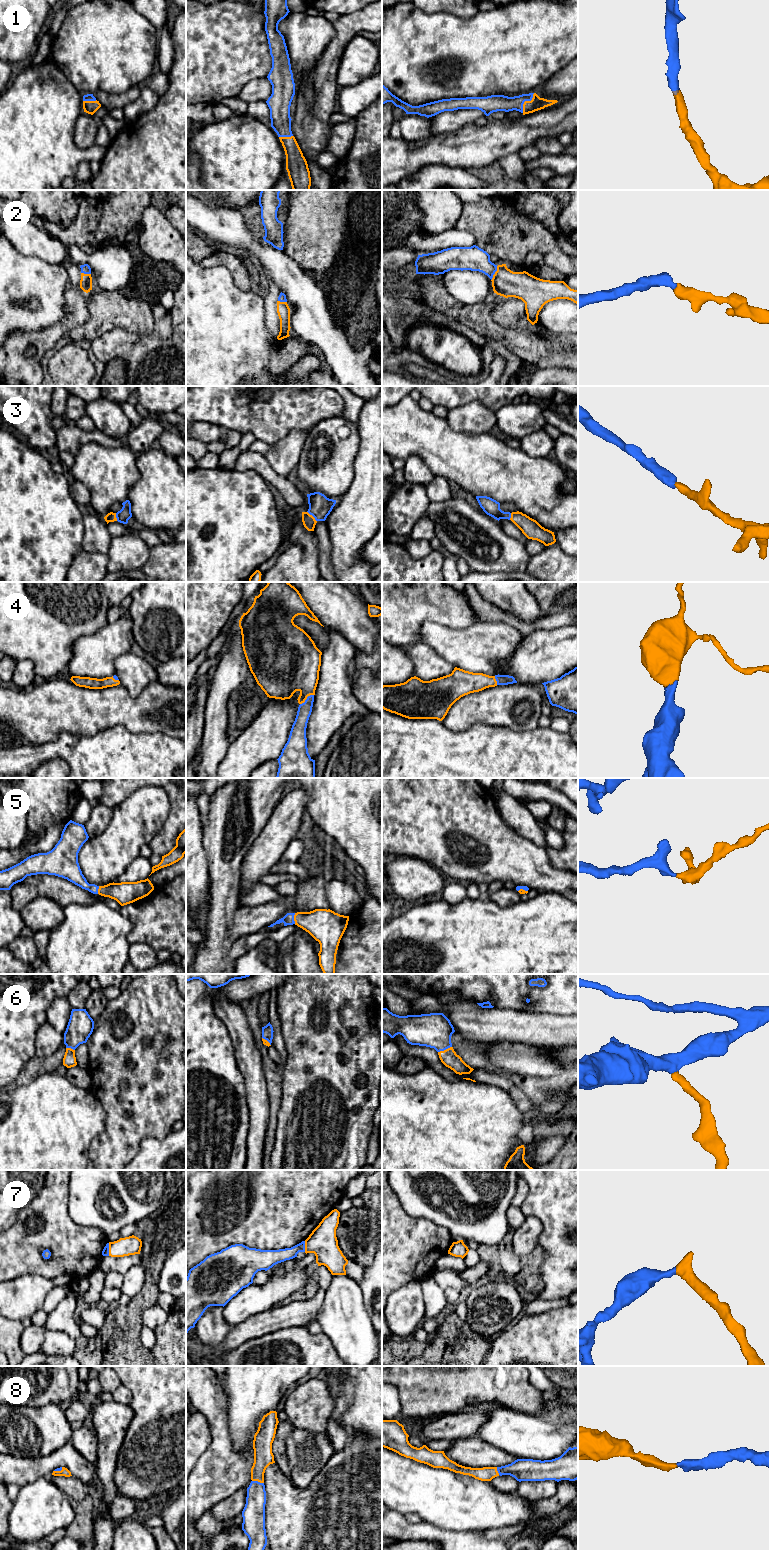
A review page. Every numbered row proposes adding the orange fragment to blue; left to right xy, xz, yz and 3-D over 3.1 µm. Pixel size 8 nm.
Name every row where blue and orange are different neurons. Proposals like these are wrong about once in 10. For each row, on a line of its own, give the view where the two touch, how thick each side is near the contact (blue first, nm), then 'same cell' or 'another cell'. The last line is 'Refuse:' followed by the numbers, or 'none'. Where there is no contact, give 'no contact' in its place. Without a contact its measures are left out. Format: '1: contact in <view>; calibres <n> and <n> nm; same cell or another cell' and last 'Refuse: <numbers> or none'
1: contact in yz; calibres 140 and 110 nm; same cell
2: contact in yz; calibres 200 and 220 nm; same cell
3: contact in xz; calibres 180 and 110 nm; same cell
4: contact in xz; calibres 120 and 360 nm; same cell
5: contact in xz; calibres 90 and 260 nm; same cell
6: contact in yz; calibres 280 and 140 nm; same cell
7: contact in xy; calibres 60 and 150 nm; same cell
8: contact in xz; calibres 180 and 160 nm; same cell
Refuse: none

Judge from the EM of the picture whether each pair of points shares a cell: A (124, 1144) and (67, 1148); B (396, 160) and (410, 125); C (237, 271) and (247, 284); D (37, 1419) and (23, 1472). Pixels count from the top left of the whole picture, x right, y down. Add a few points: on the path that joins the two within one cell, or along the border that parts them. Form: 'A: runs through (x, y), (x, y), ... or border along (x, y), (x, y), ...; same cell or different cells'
A: border along (104, 1127), (92, 1140), (88, 1159); different cells
B: border along (400, 137), (408, 142), (427, 140); different cells
C: runs through (240, 274), (244, 281); same cell
D: border along (50, 1453), (34, 1457), (10, 1456); different cells

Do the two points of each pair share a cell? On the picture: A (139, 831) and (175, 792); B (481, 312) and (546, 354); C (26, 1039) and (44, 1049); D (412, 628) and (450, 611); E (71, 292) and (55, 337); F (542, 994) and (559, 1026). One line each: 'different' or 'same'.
A: different
B: same
C: different
D: same
E: same
F: different

